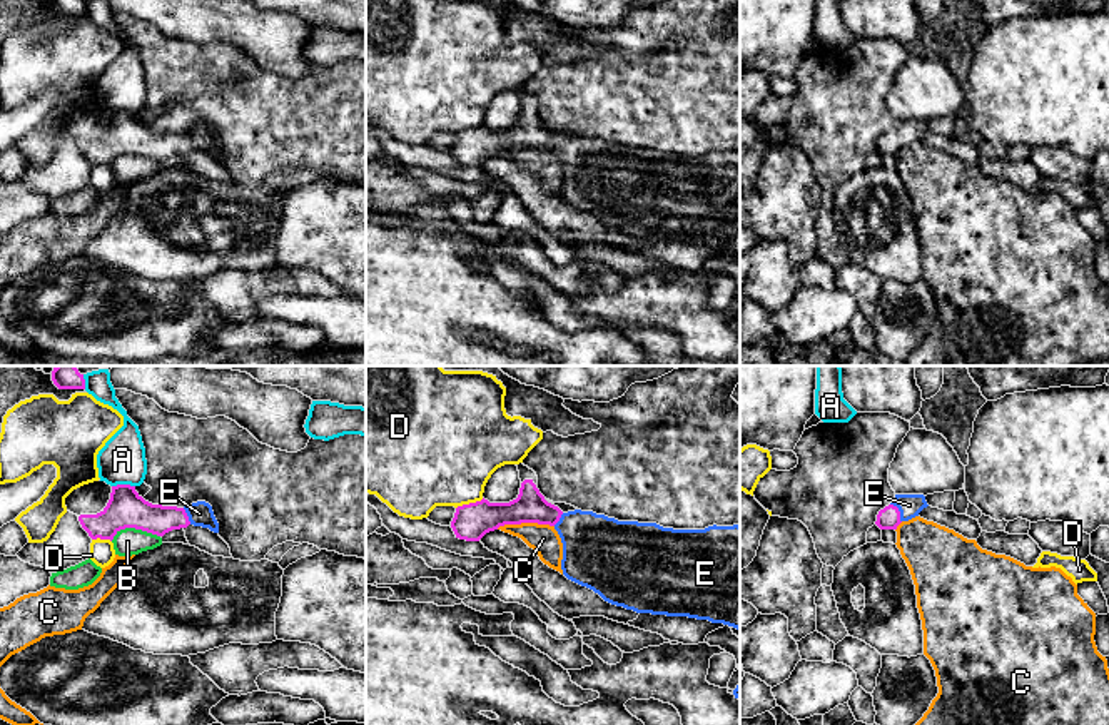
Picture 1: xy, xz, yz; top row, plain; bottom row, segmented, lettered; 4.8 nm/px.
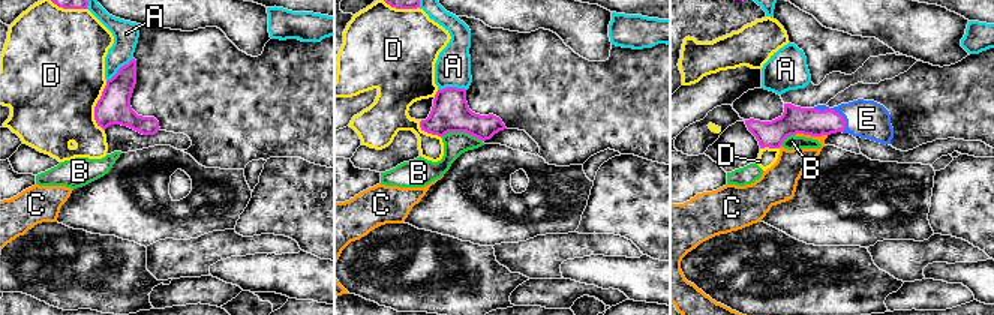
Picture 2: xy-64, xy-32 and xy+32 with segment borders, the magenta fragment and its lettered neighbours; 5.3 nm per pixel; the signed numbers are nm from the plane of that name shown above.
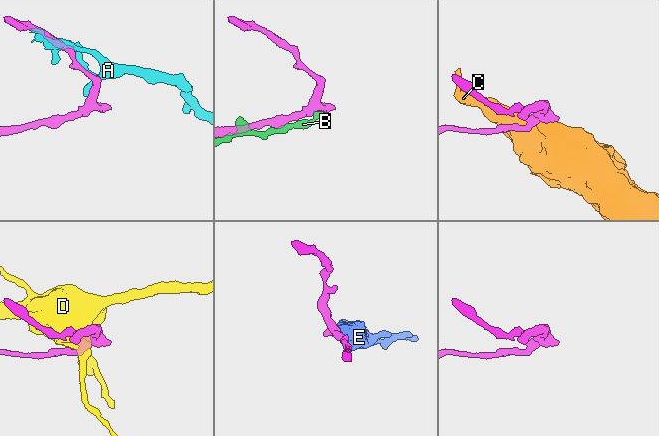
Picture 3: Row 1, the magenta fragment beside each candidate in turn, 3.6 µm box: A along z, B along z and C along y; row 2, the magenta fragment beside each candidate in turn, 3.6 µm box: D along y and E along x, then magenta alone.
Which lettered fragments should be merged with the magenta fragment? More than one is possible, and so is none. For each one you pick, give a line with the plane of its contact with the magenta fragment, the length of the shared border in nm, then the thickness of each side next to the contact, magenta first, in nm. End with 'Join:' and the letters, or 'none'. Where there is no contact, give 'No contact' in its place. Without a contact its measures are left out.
E: Touches magenta in yz. Shared border 110 nm. Thickness 110 nm (magenta) against 110 nm
Join: E

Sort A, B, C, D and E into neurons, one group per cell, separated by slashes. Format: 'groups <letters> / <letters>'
groups A / B / C / D / E

